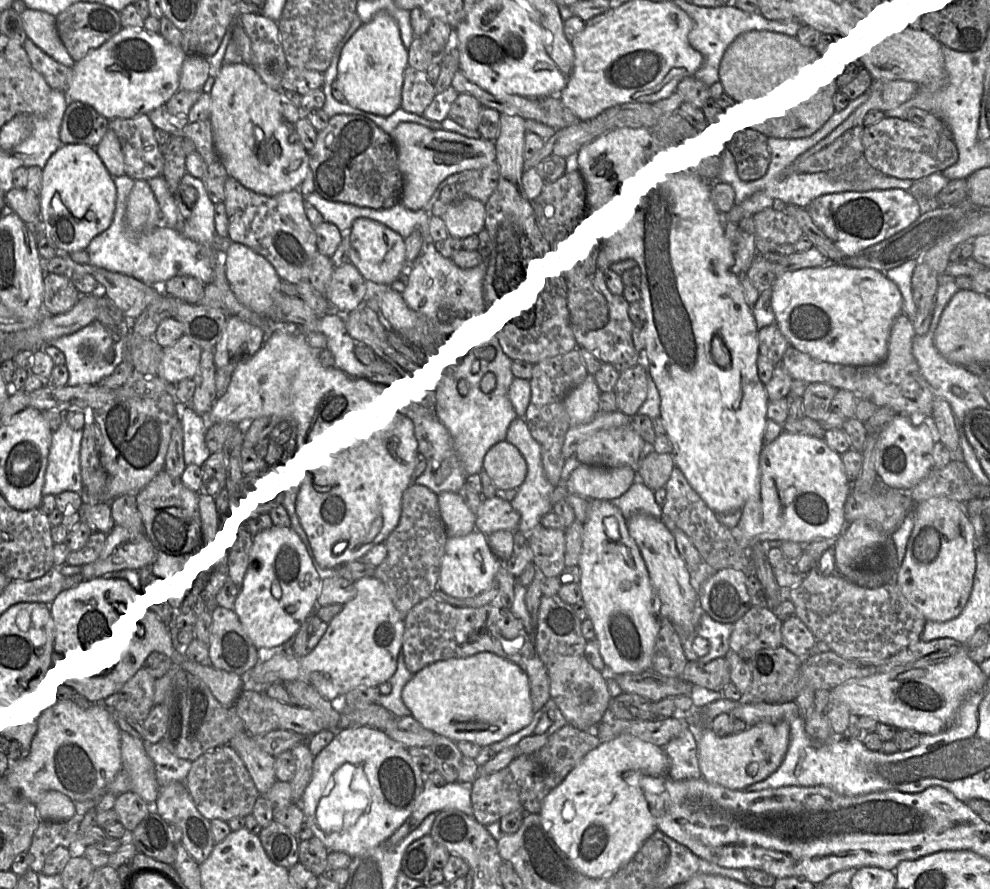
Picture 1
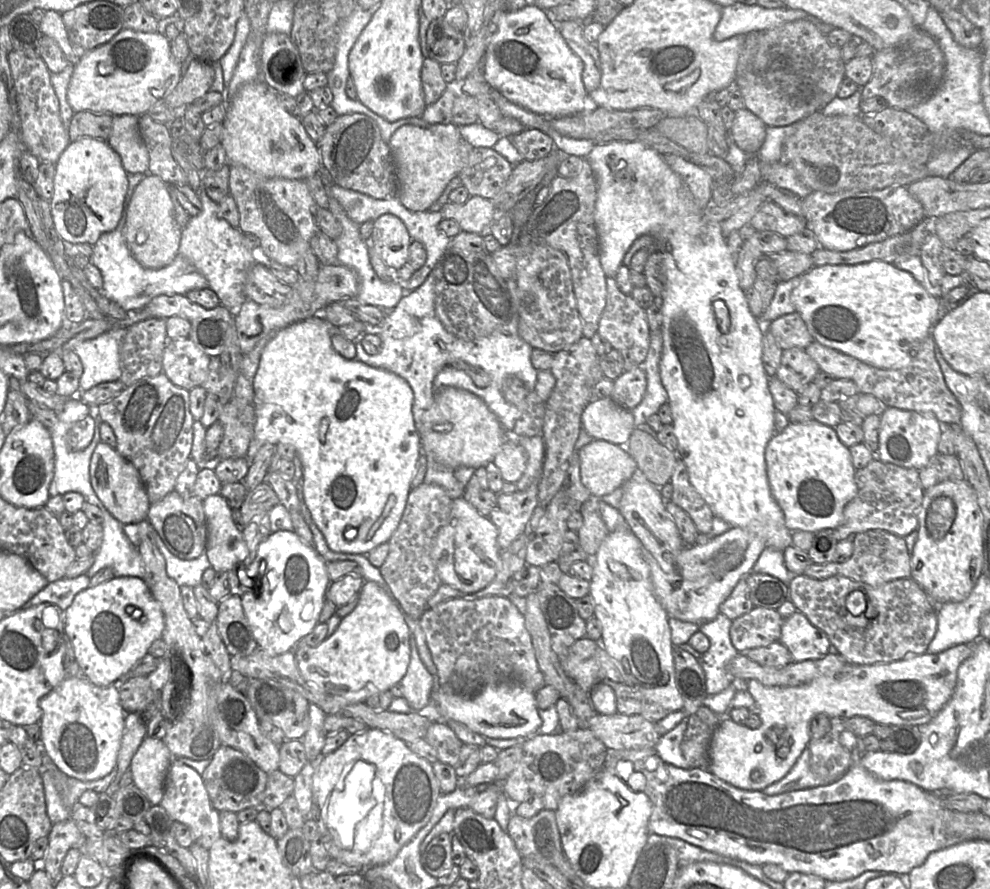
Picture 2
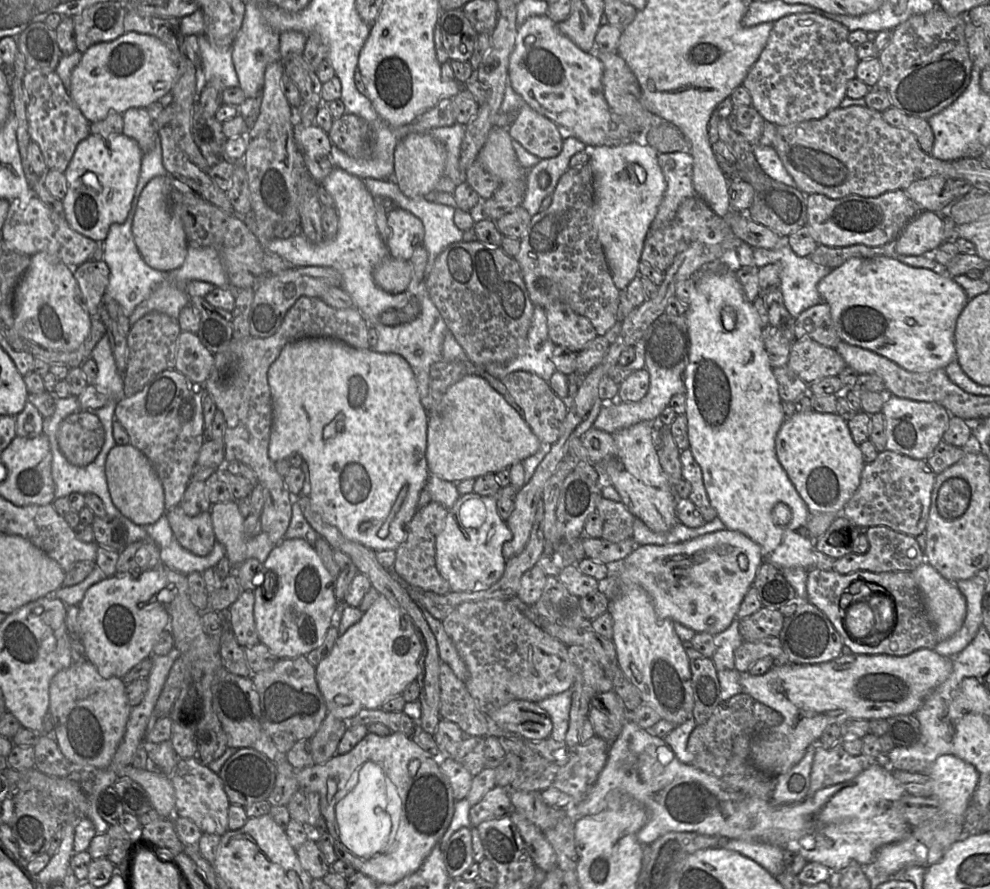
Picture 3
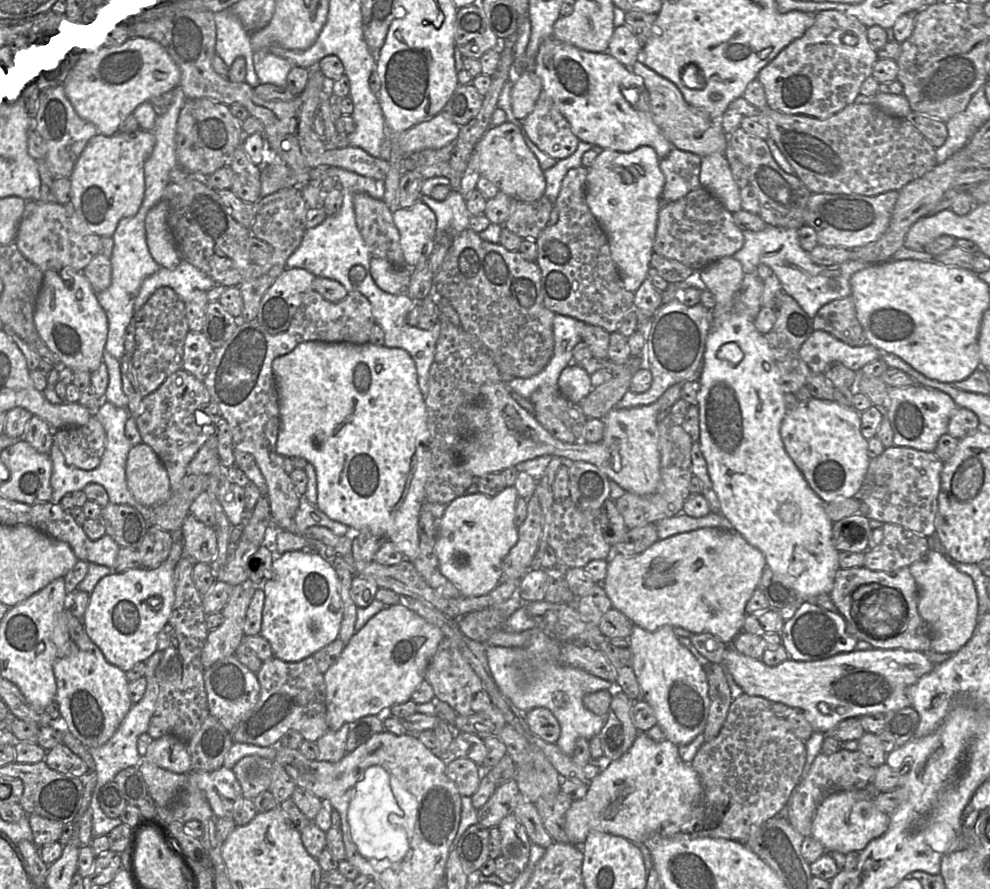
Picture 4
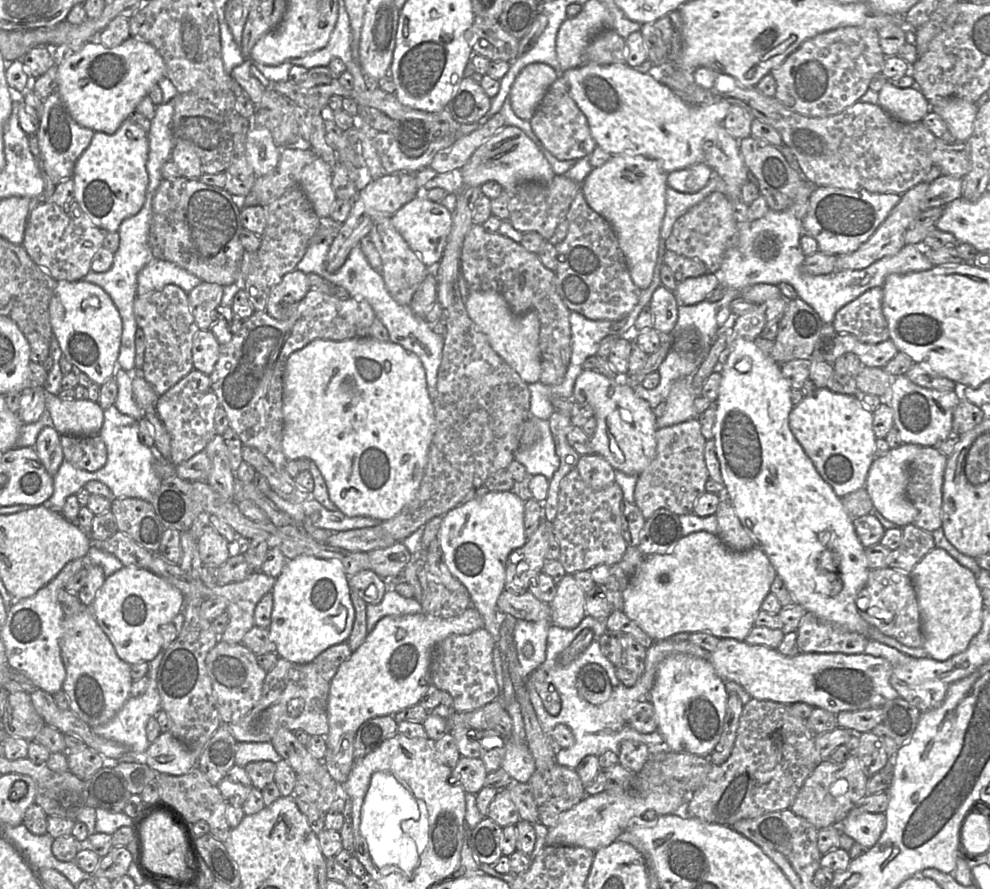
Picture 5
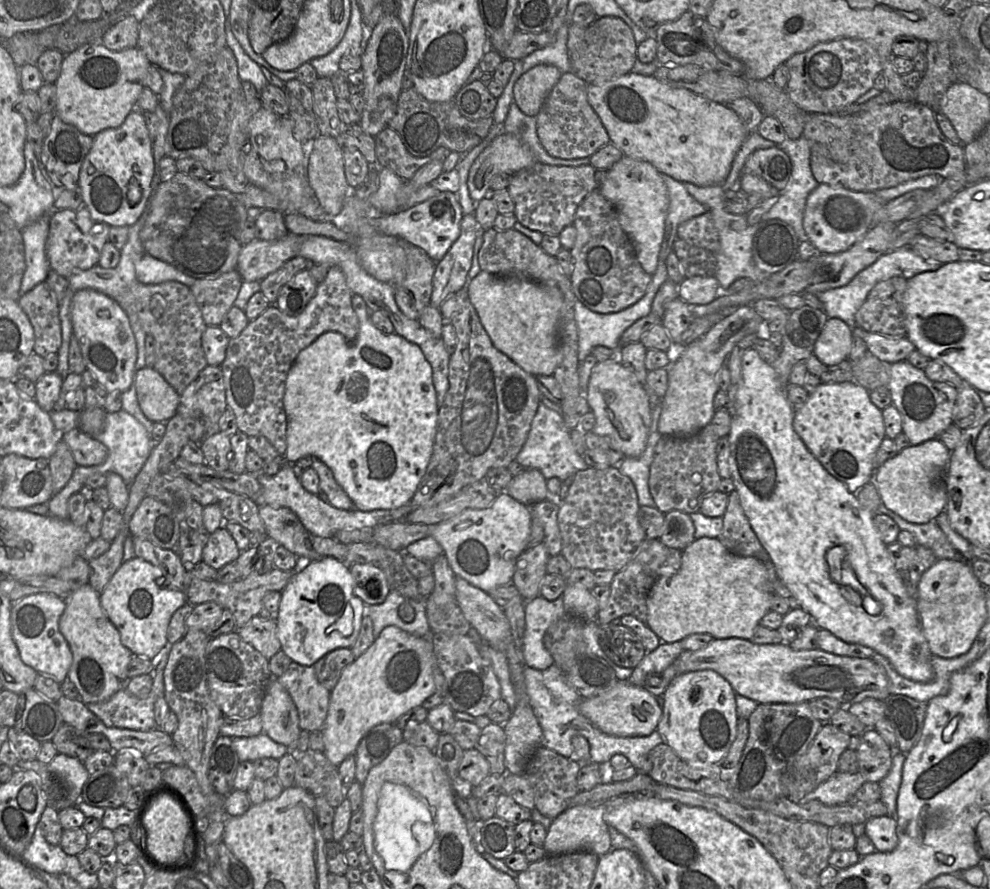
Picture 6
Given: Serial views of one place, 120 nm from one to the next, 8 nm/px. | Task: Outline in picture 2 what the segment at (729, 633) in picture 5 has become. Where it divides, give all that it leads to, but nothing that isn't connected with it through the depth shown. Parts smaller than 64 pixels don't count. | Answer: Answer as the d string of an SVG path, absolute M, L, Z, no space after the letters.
M731 527L707 543L685 546L676 557L671 572L665 572L647 551L645 559L649 564L655 594L668 616L700 626L717 617L720 605L731 594L738 581L752 572L765 547L765 541L757 534L741 527Z

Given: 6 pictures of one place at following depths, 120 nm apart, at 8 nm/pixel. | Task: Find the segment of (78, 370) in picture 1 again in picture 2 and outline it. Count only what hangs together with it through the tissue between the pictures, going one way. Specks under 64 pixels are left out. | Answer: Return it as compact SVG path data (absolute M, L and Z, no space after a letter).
M144 309L128 311L126 318L120 321L108 332L101 335L85 340L78 344L74 348L74 352L80 357L83 364L83 373L79 377L80 391L86 391L100 383L111 382L119 380L121 377L121 358L120 358L120 346L126 330L132 324L152 317L149 313L146 313Z

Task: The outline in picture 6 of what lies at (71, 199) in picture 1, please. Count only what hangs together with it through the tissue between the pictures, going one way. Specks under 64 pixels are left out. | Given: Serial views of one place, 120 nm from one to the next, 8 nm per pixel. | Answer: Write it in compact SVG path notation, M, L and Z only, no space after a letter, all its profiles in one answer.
M132 110L117 128L101 131L93 136L93 145L82 163L78 186L81 189L84 206L95 221L110 226L131 226L142 215L152 195L152 182L155 175L152 140L142 111Z

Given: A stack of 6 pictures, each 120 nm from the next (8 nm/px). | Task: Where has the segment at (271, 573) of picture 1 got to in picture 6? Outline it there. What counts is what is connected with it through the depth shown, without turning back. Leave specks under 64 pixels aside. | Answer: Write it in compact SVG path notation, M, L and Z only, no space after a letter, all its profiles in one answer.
M333 557L309 561L293 576L281 592L277 638L293 662L313 666L327 653L354 645L361 627L364 602L354 594L350 566Z

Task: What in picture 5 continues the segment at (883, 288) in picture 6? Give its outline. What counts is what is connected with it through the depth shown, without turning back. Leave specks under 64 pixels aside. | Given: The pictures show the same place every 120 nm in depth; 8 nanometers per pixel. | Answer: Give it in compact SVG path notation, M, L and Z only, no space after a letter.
M882 286L867 290L836 313L832 321L835 331L837 334L852 334L867 344L877 344L889 339L882 303Z

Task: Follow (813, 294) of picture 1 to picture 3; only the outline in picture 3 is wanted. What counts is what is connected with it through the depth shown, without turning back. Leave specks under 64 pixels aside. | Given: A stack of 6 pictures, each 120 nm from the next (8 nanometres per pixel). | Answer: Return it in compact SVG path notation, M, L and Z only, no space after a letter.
M881 255L845 261L819 282L818 290L823 302L830 306L831 318L842 342L873 351L910 372L945 369L956 359L956 322L969 299L953 277L912 267L892 256Z

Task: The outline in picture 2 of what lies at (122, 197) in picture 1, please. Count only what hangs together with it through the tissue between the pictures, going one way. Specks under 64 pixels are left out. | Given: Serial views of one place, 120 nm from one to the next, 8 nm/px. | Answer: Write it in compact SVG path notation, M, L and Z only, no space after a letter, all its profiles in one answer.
M145 173L128 174L128 190L121 219L114 230L99 237L93 245L91 256L91 264L99 268L103 277L100 291L126 311L142 309L159 295L185 295L191 290L209 287L206 277L181 254L178 254L172 263L160 269L146 268L132 255L125 240L126 215L132 194L145 175Z

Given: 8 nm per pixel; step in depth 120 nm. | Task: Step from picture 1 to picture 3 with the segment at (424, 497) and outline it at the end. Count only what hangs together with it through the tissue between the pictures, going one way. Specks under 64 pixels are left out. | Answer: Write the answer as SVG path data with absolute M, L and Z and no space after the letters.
M430 501L428 505L416 511L407 527L406 539L395 551L396 559L392 568L395 574L407 581L410 585L436 594L447 594L452 590L449 583L441 576L436 567L436 539L443 529L448 511L449 509L435 501Z

